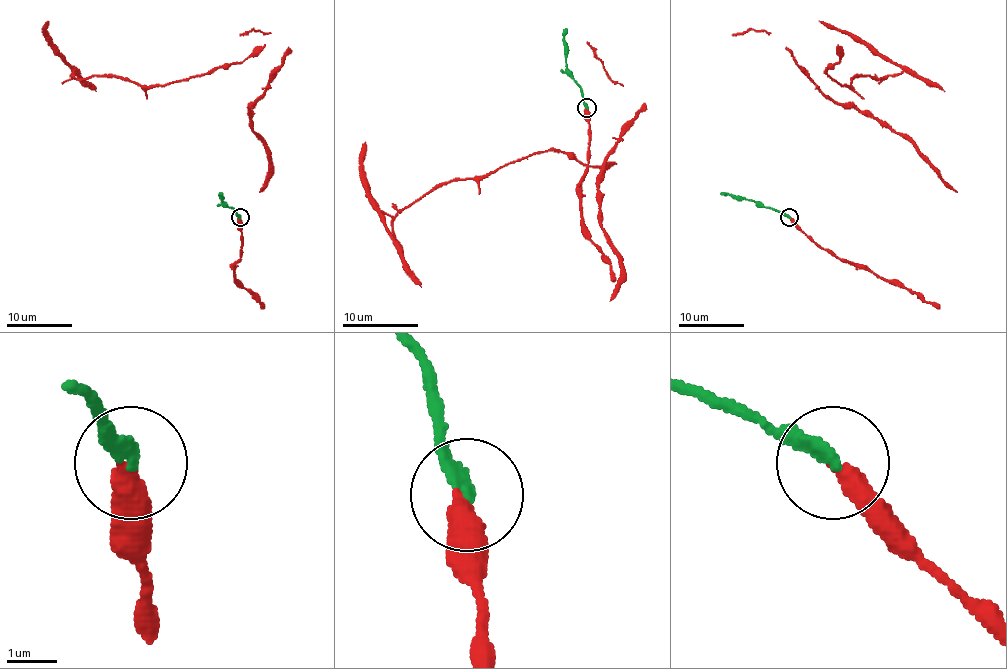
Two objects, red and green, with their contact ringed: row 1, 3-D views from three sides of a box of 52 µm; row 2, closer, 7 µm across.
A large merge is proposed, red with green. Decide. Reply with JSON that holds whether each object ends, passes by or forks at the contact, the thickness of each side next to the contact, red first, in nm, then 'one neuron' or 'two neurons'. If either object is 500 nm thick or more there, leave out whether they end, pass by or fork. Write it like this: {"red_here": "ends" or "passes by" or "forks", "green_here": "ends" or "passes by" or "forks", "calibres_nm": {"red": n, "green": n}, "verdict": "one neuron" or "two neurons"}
{"red_here": "ends", "green_here": "ends", "calibres_nm": {"red": 400, "green": 280}, "verdict": "one neuron"}

